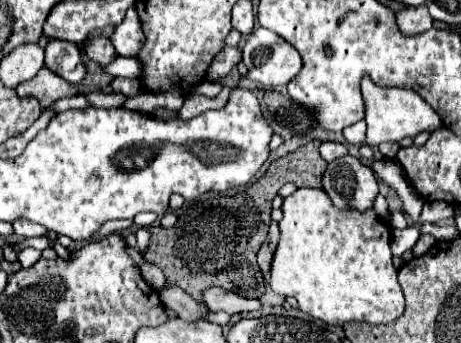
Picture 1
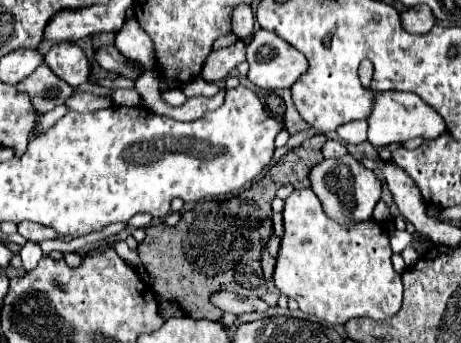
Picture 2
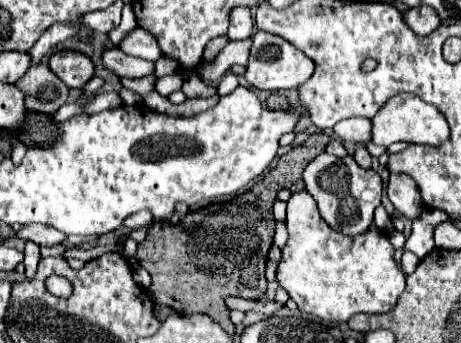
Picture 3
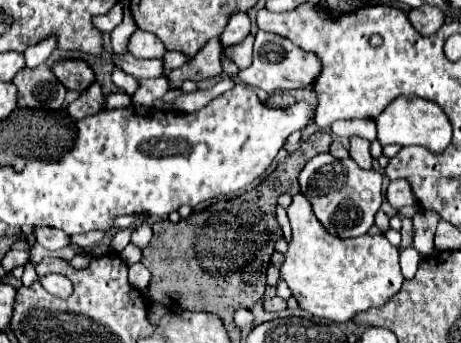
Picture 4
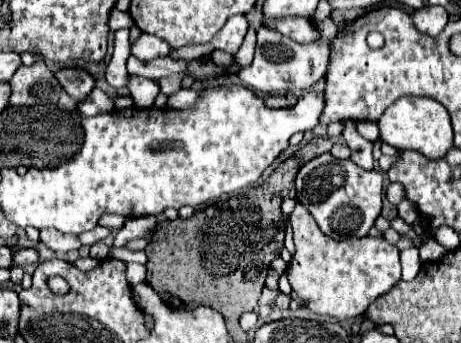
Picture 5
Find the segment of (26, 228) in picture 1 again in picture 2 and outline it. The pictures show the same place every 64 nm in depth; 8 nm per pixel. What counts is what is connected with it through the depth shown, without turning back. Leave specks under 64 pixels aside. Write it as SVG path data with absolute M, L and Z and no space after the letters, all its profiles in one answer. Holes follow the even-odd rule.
M22 222L18 226L18 234L24 236L26 240L32 240L32 242L42 242L42 240L58 238L56 230L52 230L48 226L42 226L42 224L36 224L36 222Z

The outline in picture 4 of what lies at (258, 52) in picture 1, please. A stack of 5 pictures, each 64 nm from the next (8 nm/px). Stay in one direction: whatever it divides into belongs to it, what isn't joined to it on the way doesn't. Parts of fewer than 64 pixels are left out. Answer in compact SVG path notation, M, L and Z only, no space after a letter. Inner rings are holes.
M258 30L256 32L256 42L254 42L254 62L250 68L240 70L238 78L254 88L270 92L284 92L284 90L294 90L294 88L306 88L314 84L316 74L320 74L320 58L314 52L306 52L292 44L288 38L282 38L272 32Z

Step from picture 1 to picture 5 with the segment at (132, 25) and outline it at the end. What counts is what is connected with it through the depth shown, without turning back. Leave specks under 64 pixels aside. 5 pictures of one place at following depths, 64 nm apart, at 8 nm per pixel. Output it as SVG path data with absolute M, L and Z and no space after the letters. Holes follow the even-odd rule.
M142 34L134 46L132 46L132 54L138 58L138 60L153 60L159 57L165 57L169 54L171 48L168 46L168 42L152 36L152 34Z

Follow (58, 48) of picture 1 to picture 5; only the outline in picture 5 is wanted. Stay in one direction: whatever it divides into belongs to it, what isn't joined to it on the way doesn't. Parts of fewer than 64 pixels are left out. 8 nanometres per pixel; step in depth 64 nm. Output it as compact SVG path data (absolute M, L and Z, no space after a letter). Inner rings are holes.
M64 68L56 72L56 78L66 94L70 94L74 100L82 102L88 98L88 94L94 90L94 78L86 70L78 68Z

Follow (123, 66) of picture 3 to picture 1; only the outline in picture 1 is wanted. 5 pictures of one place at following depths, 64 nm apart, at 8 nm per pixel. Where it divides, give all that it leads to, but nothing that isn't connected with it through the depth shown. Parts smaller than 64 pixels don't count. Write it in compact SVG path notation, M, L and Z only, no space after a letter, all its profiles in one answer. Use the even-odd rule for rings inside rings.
M96 36L92 40L86 42L84 46L88 58L92 58L94 62L98 62L100 66L108 66L116 56L116 50L112 48L112 42L106 36Z

